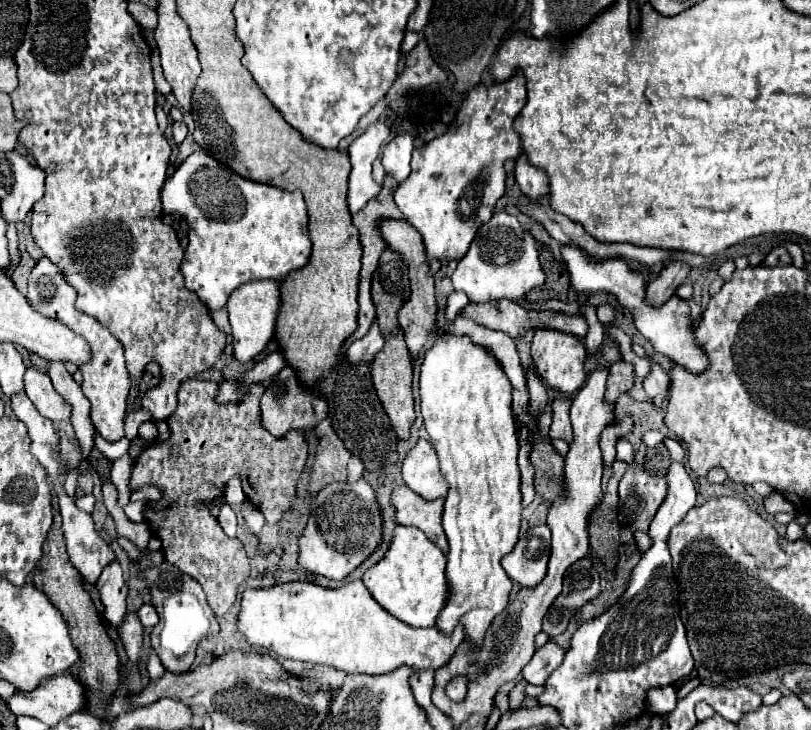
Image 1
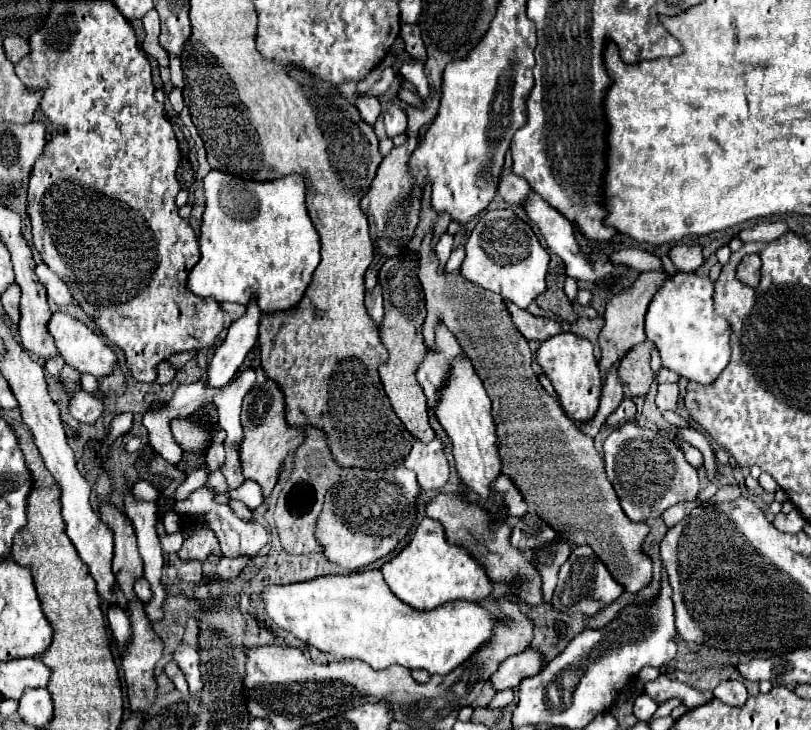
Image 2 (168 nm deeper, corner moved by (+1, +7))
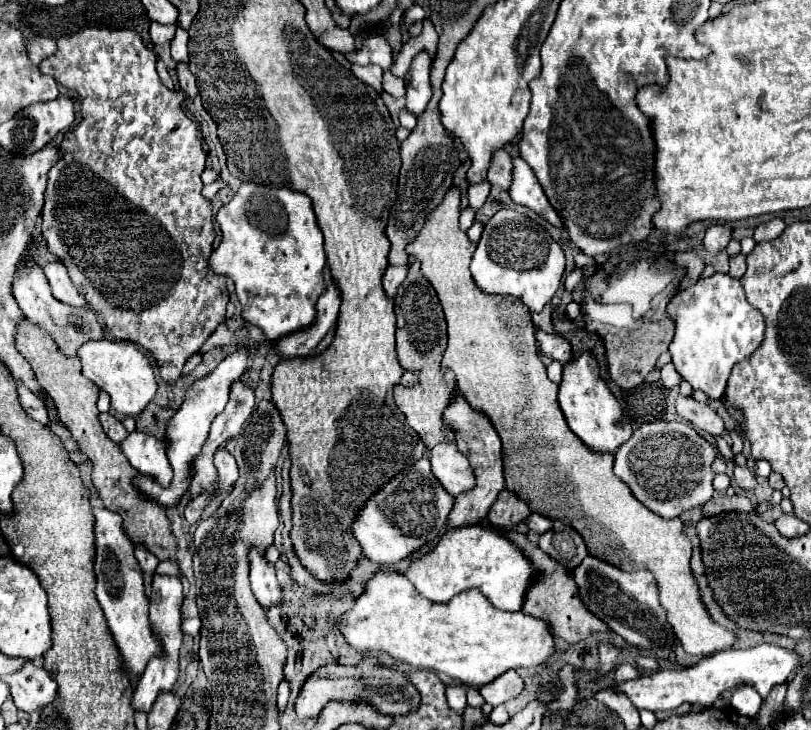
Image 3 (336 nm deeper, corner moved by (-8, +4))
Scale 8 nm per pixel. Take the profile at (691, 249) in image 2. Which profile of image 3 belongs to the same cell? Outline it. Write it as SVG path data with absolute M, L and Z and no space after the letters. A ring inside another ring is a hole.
M711 224L703 238L703 248L709 252L709 256L715 256L719 250L725 250L731 240L731 228L725 224Z

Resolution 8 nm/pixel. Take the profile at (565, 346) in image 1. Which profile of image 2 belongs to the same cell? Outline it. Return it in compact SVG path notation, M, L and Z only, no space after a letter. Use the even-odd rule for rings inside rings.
M560 333L540 345L536 359L542 371L552 381L552 387L558 395L560 407L564 409L566 417L580 423L590 421L598 411L598 403L602 395L602 379L600 379L600 369L596 365L596 357L592 353L592 343L576 337L574 333Z

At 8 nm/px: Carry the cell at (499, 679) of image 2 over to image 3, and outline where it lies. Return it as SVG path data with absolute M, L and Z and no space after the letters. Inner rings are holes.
M507 670L497 680L485 684L479 692L485 698L485 702L489 702L491 706L497 706L497 704L517 698L523 692L523 686L525 686L523 678L515 670Z

